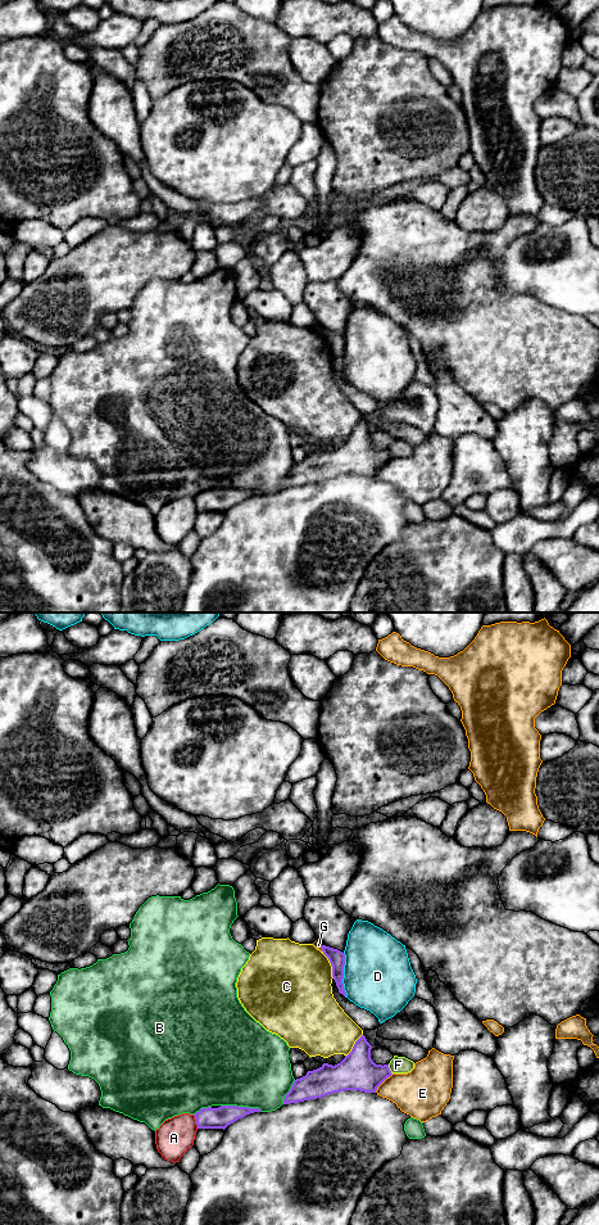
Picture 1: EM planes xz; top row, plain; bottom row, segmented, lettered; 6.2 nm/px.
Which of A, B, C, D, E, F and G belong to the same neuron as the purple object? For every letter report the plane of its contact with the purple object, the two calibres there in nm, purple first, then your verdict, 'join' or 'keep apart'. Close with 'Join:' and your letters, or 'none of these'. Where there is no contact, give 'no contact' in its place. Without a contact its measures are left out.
A: xz | 140/220 nm | keep apart
B: xz | 140/500 nm | keep apart
C: xz | 100/460 nm | keep apart
D: xz | 100/440 nm | keep apart
E: xz | 240/300 nm | keep apart
F: xz | 240/110 nm | keep apart
G: xz | 100/50 nm | keep apart
Join: none of these

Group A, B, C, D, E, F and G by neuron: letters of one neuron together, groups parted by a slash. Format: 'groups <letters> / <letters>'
groups A / B / C / D / E / F / G

